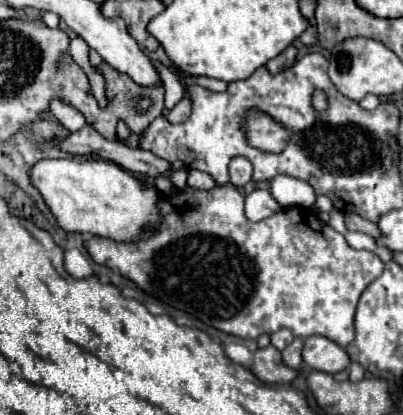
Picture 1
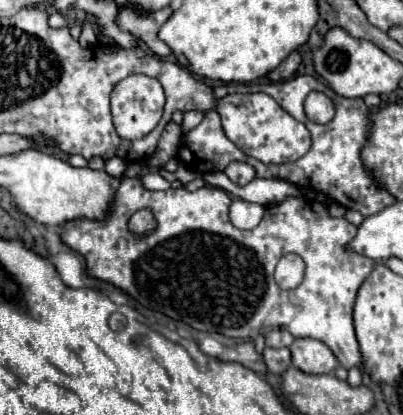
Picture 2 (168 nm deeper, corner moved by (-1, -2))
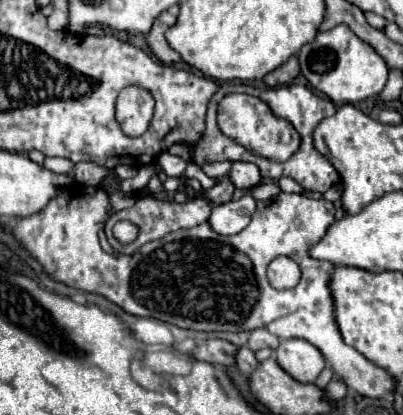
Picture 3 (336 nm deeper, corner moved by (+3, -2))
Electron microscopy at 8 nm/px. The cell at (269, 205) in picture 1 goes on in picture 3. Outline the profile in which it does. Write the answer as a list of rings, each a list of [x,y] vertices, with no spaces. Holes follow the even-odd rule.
[[[249,194],[239,200],[213,206],[213,212],[209,216],[211,230],[219,232],[221,236],[237,234],[249,224],[253,212],[255,212],[255,198]]]

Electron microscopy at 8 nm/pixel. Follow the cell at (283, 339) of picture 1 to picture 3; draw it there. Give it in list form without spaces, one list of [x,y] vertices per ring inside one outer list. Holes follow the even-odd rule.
[[[251,330],[249,334],[249,340],[247,340],[247,346],[257,352],[261,348],[277,348],[279,346],[279,338],[273,336],[271,332],[267,330]]]

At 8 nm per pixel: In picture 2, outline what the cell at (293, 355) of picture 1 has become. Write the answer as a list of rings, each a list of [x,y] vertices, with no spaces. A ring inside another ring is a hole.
[[[265,348],[263,350],[263,360],[265,360],[269,372],[283,374],[291,366],[291,350],[289,348],[279,348],[279,350]]]

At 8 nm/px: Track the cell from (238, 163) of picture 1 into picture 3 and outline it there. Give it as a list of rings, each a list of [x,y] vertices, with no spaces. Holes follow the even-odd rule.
[[[233,162],[229,178],[235,184],[235,188],[241,188],[241,190],[253,188],[253,186],[257,186],[261,182],[259,168],[255,164],[251,164],[251,162]]]

